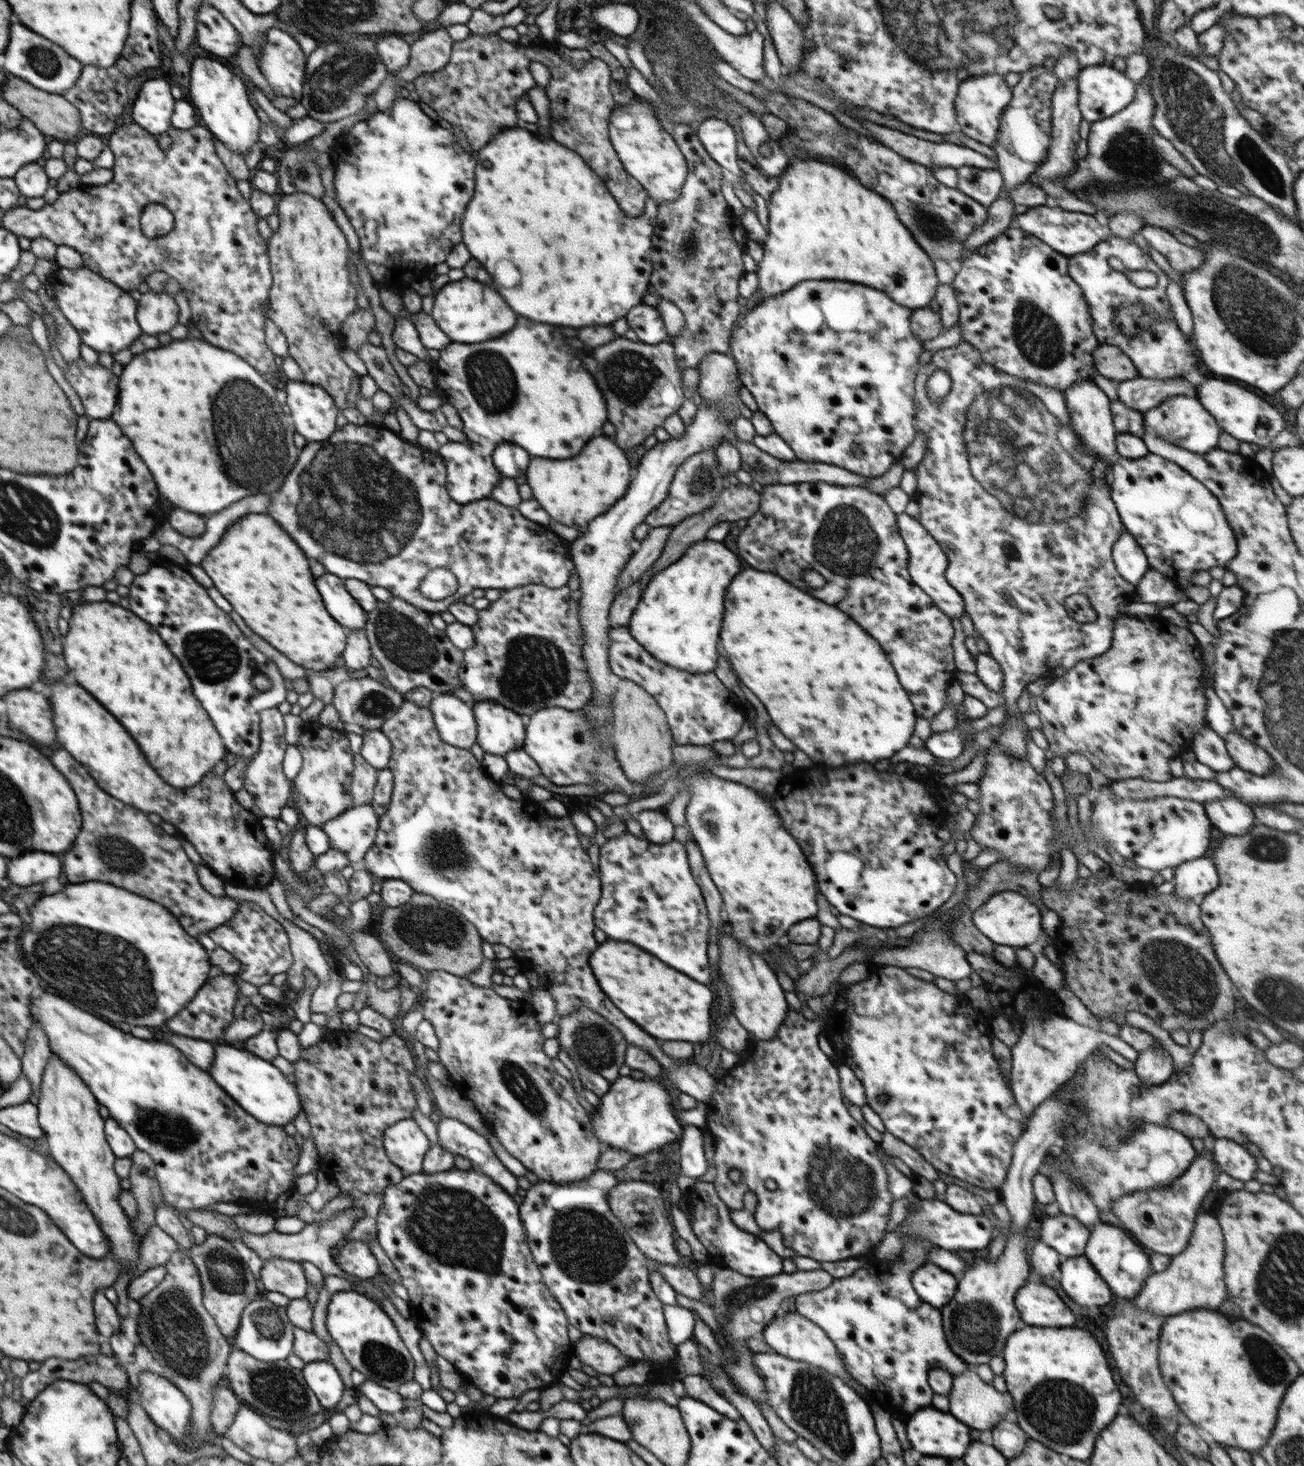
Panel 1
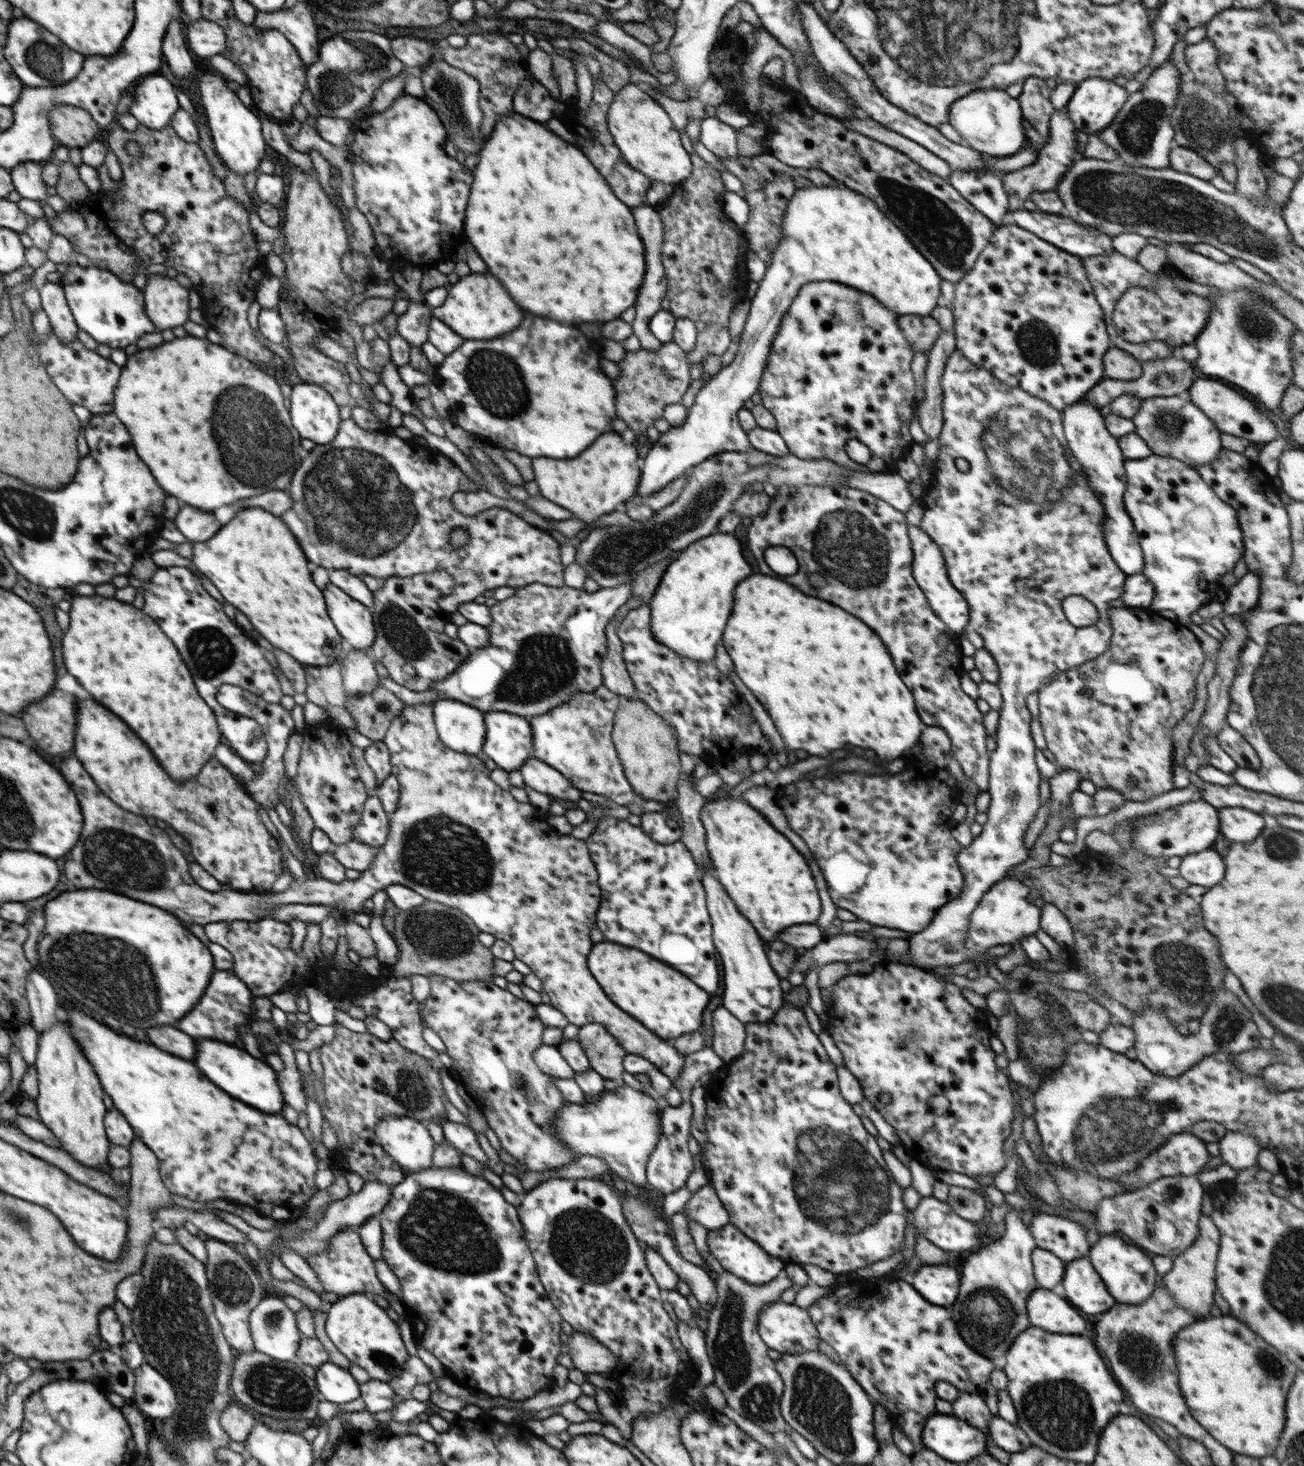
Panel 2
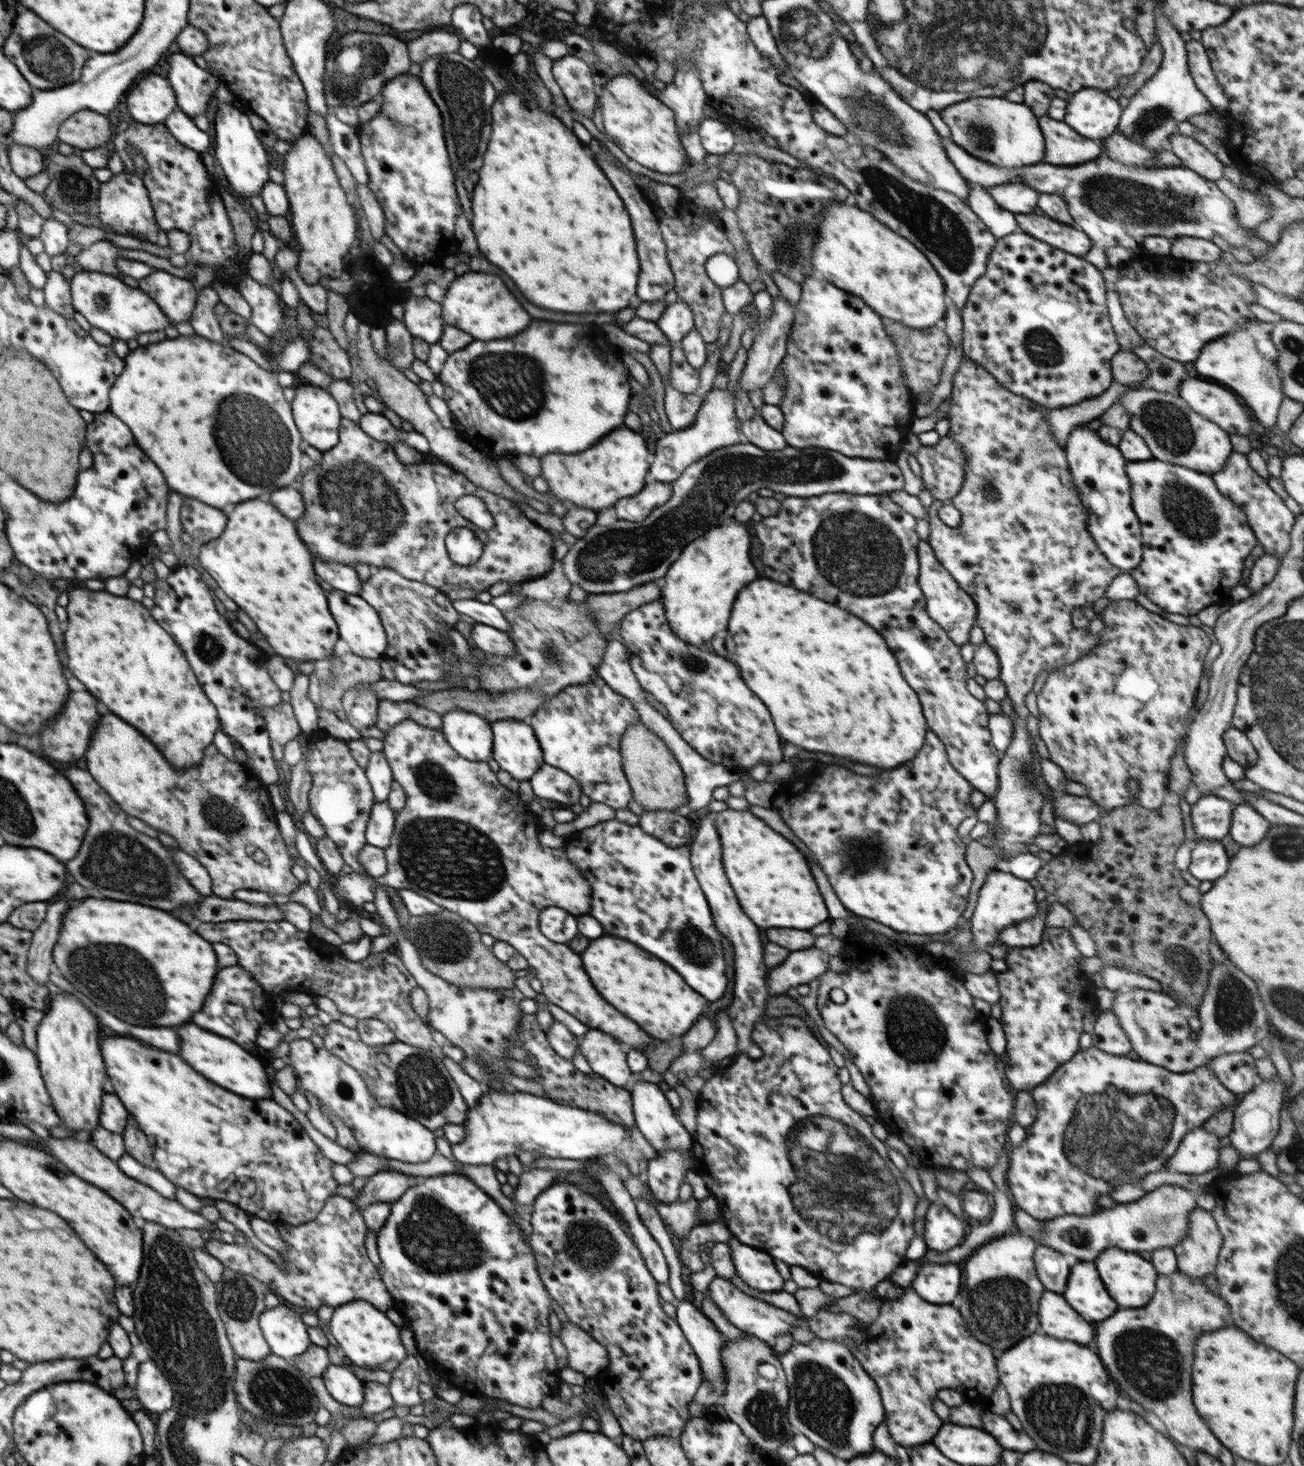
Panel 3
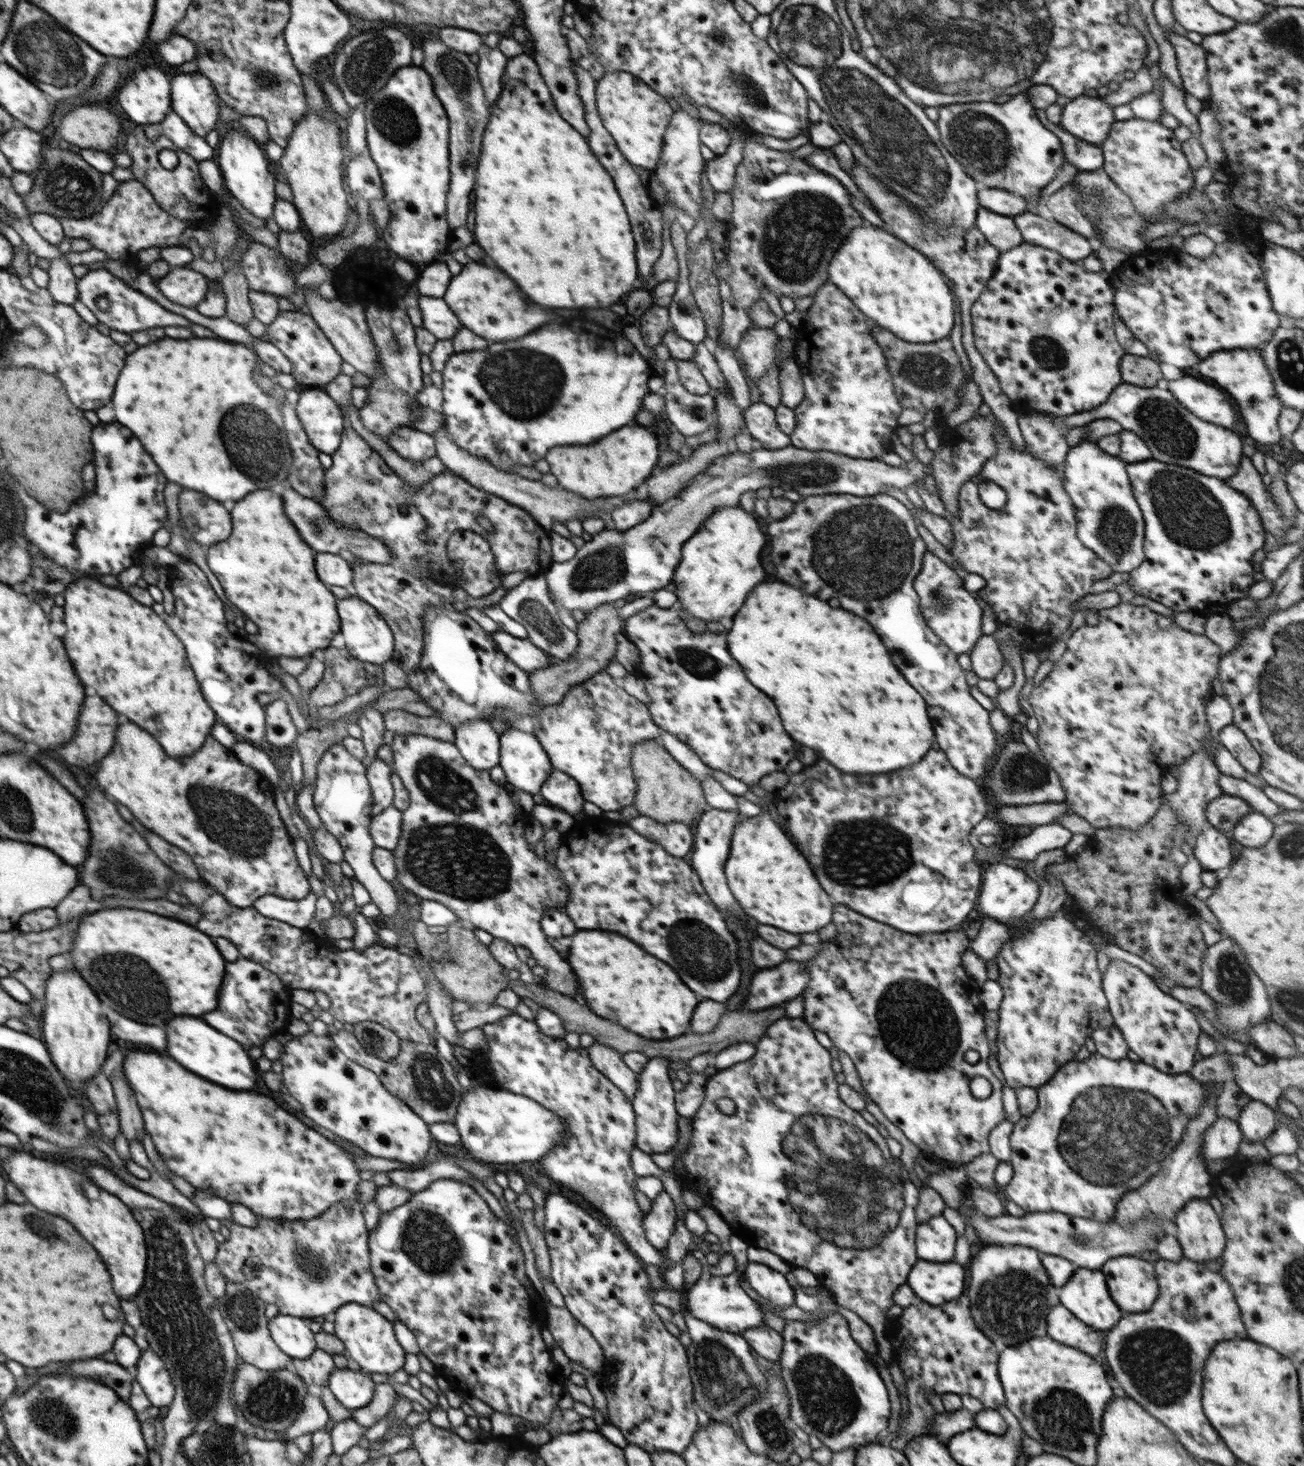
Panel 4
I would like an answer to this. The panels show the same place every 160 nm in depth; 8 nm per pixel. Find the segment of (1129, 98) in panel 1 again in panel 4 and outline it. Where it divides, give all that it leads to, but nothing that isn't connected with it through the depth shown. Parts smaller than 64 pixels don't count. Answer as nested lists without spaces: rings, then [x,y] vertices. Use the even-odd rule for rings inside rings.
[[[1082,94],[1063,107],[1060,125],[1072,136],[1100,146],[1116,122],[1113,109],[1102,98]]]

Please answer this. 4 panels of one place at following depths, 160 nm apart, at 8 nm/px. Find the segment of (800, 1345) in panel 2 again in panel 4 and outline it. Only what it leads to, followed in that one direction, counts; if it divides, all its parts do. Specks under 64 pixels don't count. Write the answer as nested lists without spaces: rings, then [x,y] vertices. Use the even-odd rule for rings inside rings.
[[[698,1247],[692,1248],[691,1253],[702,1264],[702,1276],[690,1290],[686,1291],[684,1309],[687,1312],[694,1318],[699,1318],[702,1322],[710,1324],[710,1326],[716,1326],[732,1334],[766,1325],[759,1303],[750,1298],[740,1286],[740,1273],[733,1272],[725,1276],[713,1276],[709,1264],[706,1264],[706,1255]]]

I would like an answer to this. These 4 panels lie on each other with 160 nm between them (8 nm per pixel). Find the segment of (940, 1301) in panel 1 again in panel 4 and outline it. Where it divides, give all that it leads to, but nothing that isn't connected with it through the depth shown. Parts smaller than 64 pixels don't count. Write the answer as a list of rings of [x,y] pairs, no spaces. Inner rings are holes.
[[[918,1259],[906,1278],[906,1284],[918,1299],[938,1306],[965,1293],[966,1272],[956,1262],[936,1264]]]

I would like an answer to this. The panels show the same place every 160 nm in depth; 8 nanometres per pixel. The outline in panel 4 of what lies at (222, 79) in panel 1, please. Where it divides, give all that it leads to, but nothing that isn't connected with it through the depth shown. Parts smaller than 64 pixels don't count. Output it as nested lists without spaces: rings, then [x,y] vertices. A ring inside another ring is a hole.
[[[237,124],[226,133],[226,137],[220,143],[218,166],[226,193],[240,201],[250,214],[265,222],[273,218],[272,213],[276,205],[275,182],[277,180],[268,168],[268,161],[265,152],[258,147],[258,143]]]

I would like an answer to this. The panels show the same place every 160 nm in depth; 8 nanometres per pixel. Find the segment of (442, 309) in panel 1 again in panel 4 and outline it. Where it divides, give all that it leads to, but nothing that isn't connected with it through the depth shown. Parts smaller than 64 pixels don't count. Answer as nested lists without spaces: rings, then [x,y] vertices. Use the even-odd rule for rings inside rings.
[[[471,260],[462,267],[459,274],[451,278],[443,299],[450,310],[460,318],[464,328],[472,330],[474,334],[489,342],[508,342],[522,338],[538,326],[556,318],[552,312],[546,312],[544,308],[526,302],[526,296],[502,270],[488,268]]]

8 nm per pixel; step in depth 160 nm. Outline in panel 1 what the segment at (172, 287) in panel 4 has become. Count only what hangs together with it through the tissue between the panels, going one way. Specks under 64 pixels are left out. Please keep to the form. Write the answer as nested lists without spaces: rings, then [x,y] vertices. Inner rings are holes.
[[[148,291],[139,300],[138,322],[143,332],[158,335],[170,331],[177,323],[180,307],[173,295],[165,291]]]

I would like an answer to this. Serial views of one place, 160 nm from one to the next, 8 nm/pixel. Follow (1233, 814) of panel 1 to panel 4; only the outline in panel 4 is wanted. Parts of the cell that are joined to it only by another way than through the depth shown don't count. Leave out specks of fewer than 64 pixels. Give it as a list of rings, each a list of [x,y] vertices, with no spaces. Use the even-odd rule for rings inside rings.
[[[1252,812],[1238,821],[1230,832],[1233,837],[1244,847],[1258,848],[1272,838],[1274,826],[1270,819],[1260,813]]]

